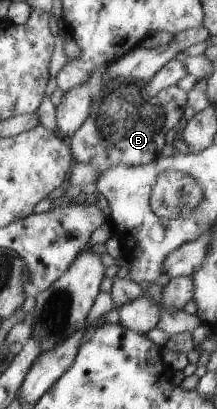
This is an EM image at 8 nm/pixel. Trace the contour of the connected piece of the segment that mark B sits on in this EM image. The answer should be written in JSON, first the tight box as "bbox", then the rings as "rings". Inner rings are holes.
{"bbox":[67,78,187,177],"rings":[[[110,78],[99,85],[93,90],[86,119],[67,139],[74,161],[91,165],[97,177],[118,164],[133,166],[154,161],[182,124],[187,92],[172,84],[149,96],[144,83]]]}

